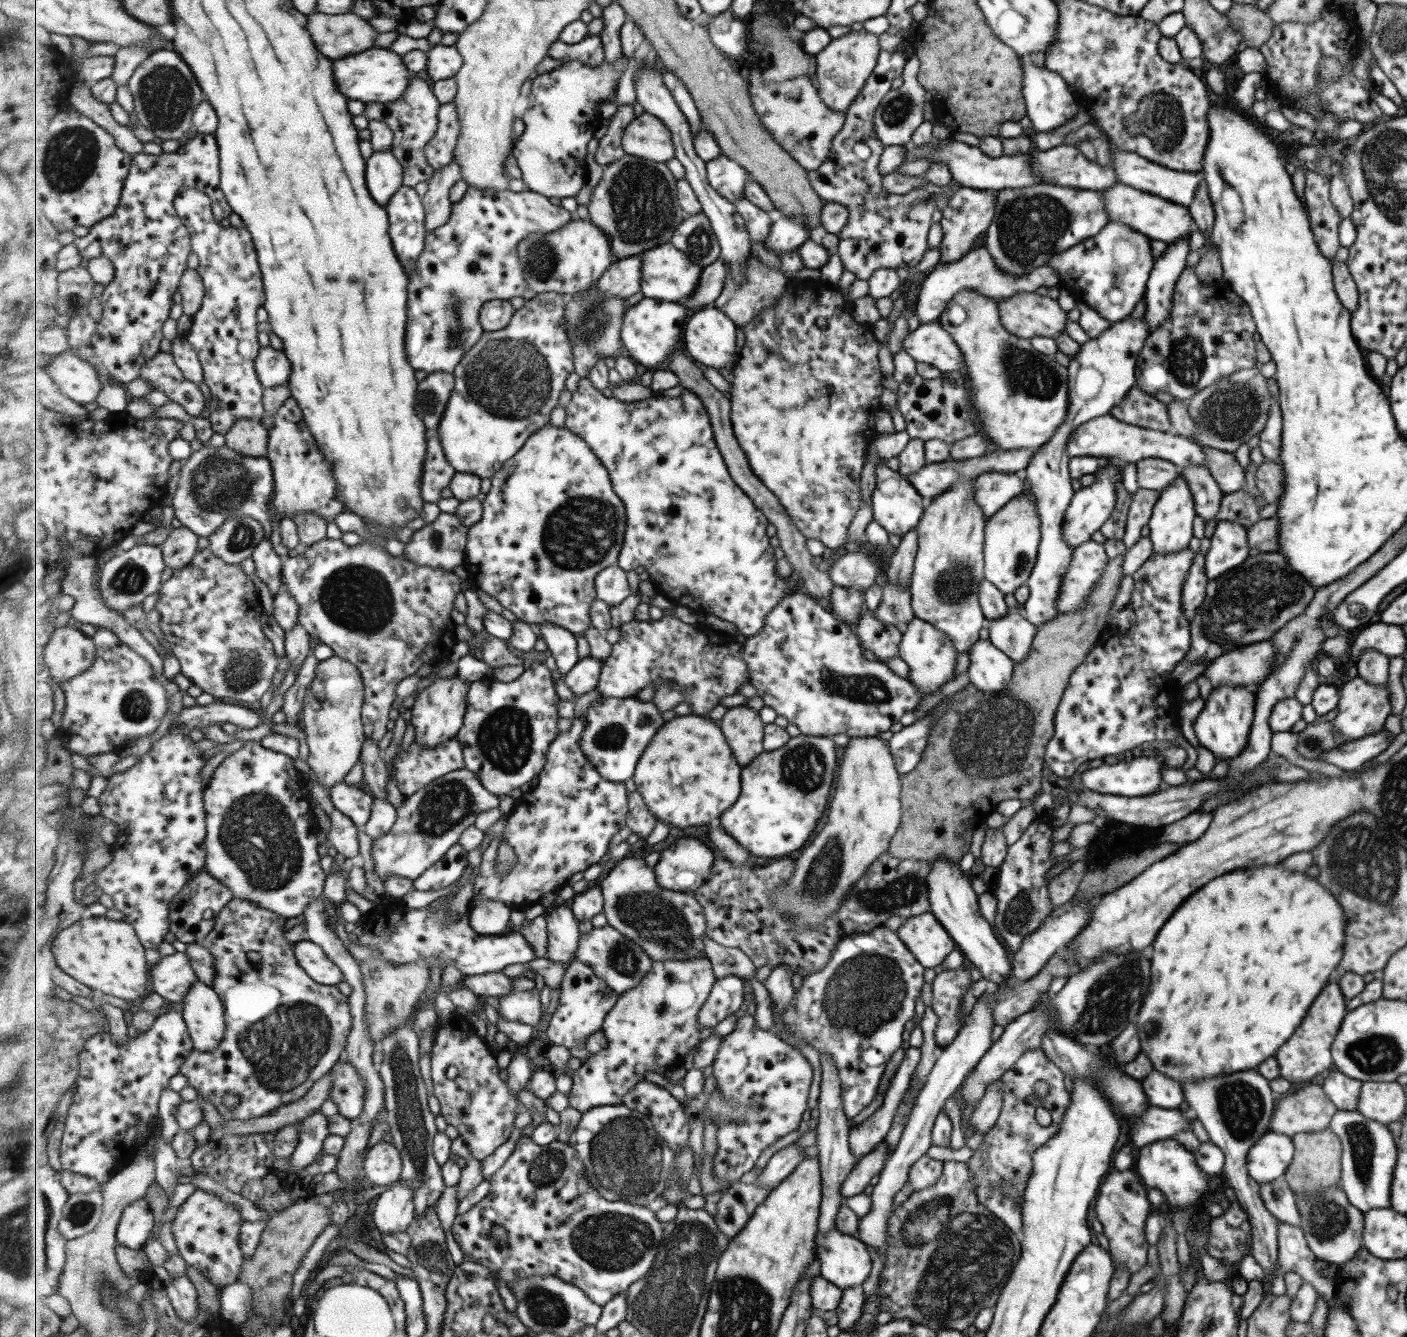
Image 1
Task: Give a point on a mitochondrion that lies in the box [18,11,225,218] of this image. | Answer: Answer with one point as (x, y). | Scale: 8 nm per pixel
(73, 150)

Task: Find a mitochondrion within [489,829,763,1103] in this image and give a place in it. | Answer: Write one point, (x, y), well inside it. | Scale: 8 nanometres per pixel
(652, 918)

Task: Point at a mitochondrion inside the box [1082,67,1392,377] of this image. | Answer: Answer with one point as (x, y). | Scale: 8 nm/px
(1156, 117)

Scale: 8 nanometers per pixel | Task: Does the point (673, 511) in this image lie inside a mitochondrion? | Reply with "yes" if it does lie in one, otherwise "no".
no

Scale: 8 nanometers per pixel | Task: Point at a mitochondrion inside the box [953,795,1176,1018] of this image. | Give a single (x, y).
(1018, 919)

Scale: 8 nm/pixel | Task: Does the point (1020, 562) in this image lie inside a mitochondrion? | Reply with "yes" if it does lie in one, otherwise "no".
yes

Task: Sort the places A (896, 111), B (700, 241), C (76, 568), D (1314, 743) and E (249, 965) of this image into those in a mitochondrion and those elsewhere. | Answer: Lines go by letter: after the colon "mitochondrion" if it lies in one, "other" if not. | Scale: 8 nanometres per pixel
A: mitochondrion
B: mitochondrion
C: other
D: mitochondrion
E: other

